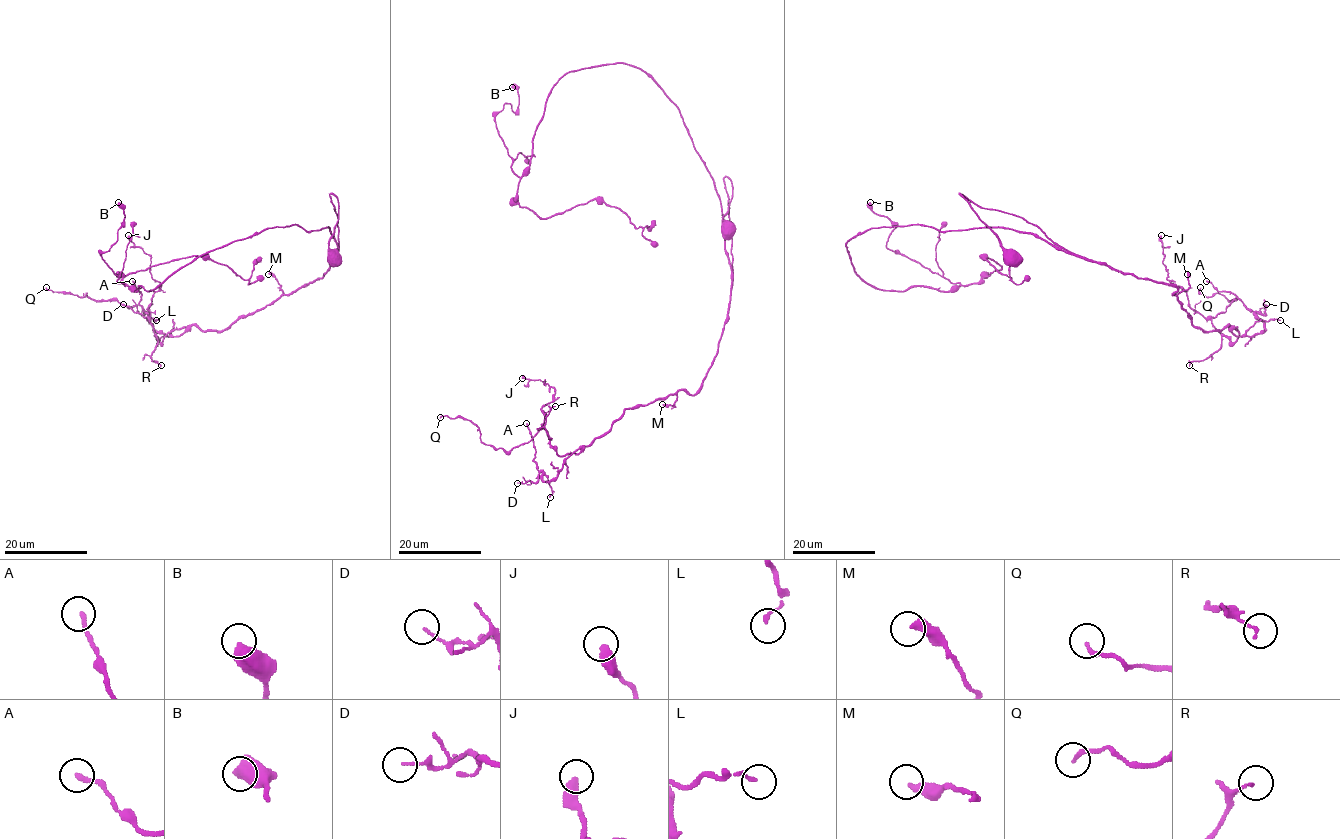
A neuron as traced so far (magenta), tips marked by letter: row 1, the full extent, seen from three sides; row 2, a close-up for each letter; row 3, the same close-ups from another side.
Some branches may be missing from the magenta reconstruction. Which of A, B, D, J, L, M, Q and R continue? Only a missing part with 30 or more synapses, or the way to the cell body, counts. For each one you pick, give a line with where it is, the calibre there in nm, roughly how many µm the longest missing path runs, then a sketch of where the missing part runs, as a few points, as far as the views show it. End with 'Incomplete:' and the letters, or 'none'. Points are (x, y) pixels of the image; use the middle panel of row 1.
Incomplete: none

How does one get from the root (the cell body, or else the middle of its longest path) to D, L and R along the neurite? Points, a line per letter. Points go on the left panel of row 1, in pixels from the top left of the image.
D: (335, 258), (338, 199), (329, 194), (339, 250), (321, 278), (221, 331), (190, 325), (167, 336), (123, 304)
L: (335, 258), (329, 194), (339, 250), (321, 278), (221, 331), (167, 336), (156, 320)
R: (335, 258), (329, 194), (339, 250), (324, 275), (221, 331), (156, 336), (161, 365)

